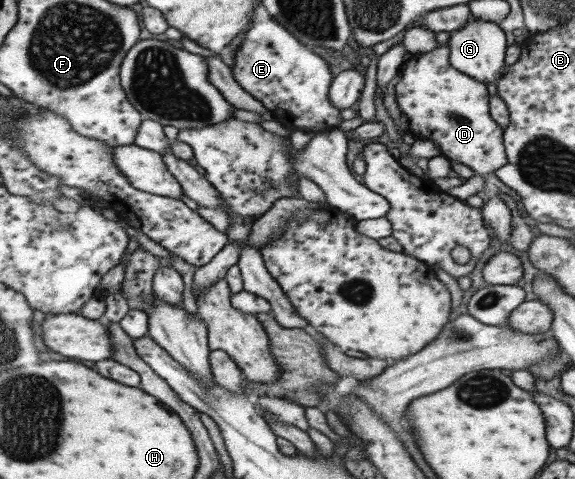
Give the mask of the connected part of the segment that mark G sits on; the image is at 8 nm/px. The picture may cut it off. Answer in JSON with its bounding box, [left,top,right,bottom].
[444,17,505,84]

